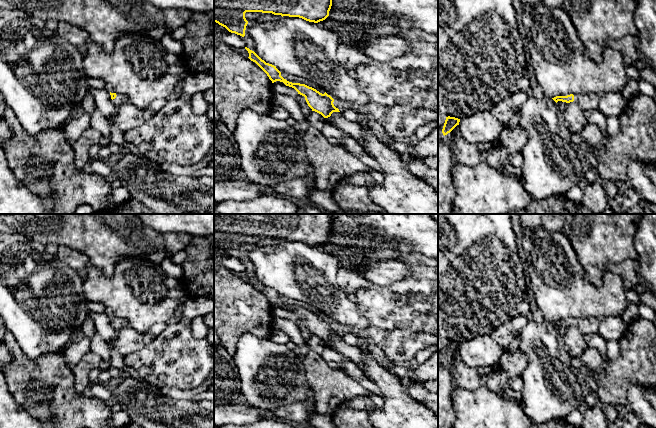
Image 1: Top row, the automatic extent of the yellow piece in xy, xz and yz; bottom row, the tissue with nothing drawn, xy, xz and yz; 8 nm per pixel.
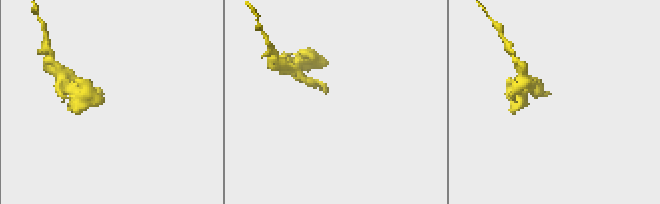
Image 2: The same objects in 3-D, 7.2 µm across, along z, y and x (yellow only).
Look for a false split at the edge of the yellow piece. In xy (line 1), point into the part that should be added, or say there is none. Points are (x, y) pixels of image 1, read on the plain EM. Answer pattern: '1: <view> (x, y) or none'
1: xy (120, 323)

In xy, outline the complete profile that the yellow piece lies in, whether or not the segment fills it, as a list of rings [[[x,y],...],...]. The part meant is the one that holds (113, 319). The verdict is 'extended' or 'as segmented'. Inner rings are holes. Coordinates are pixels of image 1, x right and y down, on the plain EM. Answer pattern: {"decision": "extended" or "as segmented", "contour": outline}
{"decision": "extended", "contour": [[[110,314],[110,319],[111,319],[112,327],[115,330],[120,330],[128,326],[128,322],[123,318],[116,318],[114,315]]]}

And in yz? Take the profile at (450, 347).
{"decision": "as segmented", "contour": [[[446,341],[443,353],[442,353],[442,357],[443,359],[447,359],[448,357],[450,357],[457,349],[459,349],[460,343],[455,342],[455,341]]]}

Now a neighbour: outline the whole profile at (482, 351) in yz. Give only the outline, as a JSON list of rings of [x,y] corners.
[[[479,335],[459,346],[462,361],[471,367],[489,367],[499,362],[503,347],[490,335]]]

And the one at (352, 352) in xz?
[[[333,336],[330,341],[325,342],[325,347],[328,347],[335,352],[349,359],[358,368],[362,368],[364,357],[362,351],[356,345],[349,345],[342,336]]]

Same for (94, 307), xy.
[[[96,302],[89,303],[89,310],[92,313],[108,312],[107,308],[104,305],[96,303]]]

